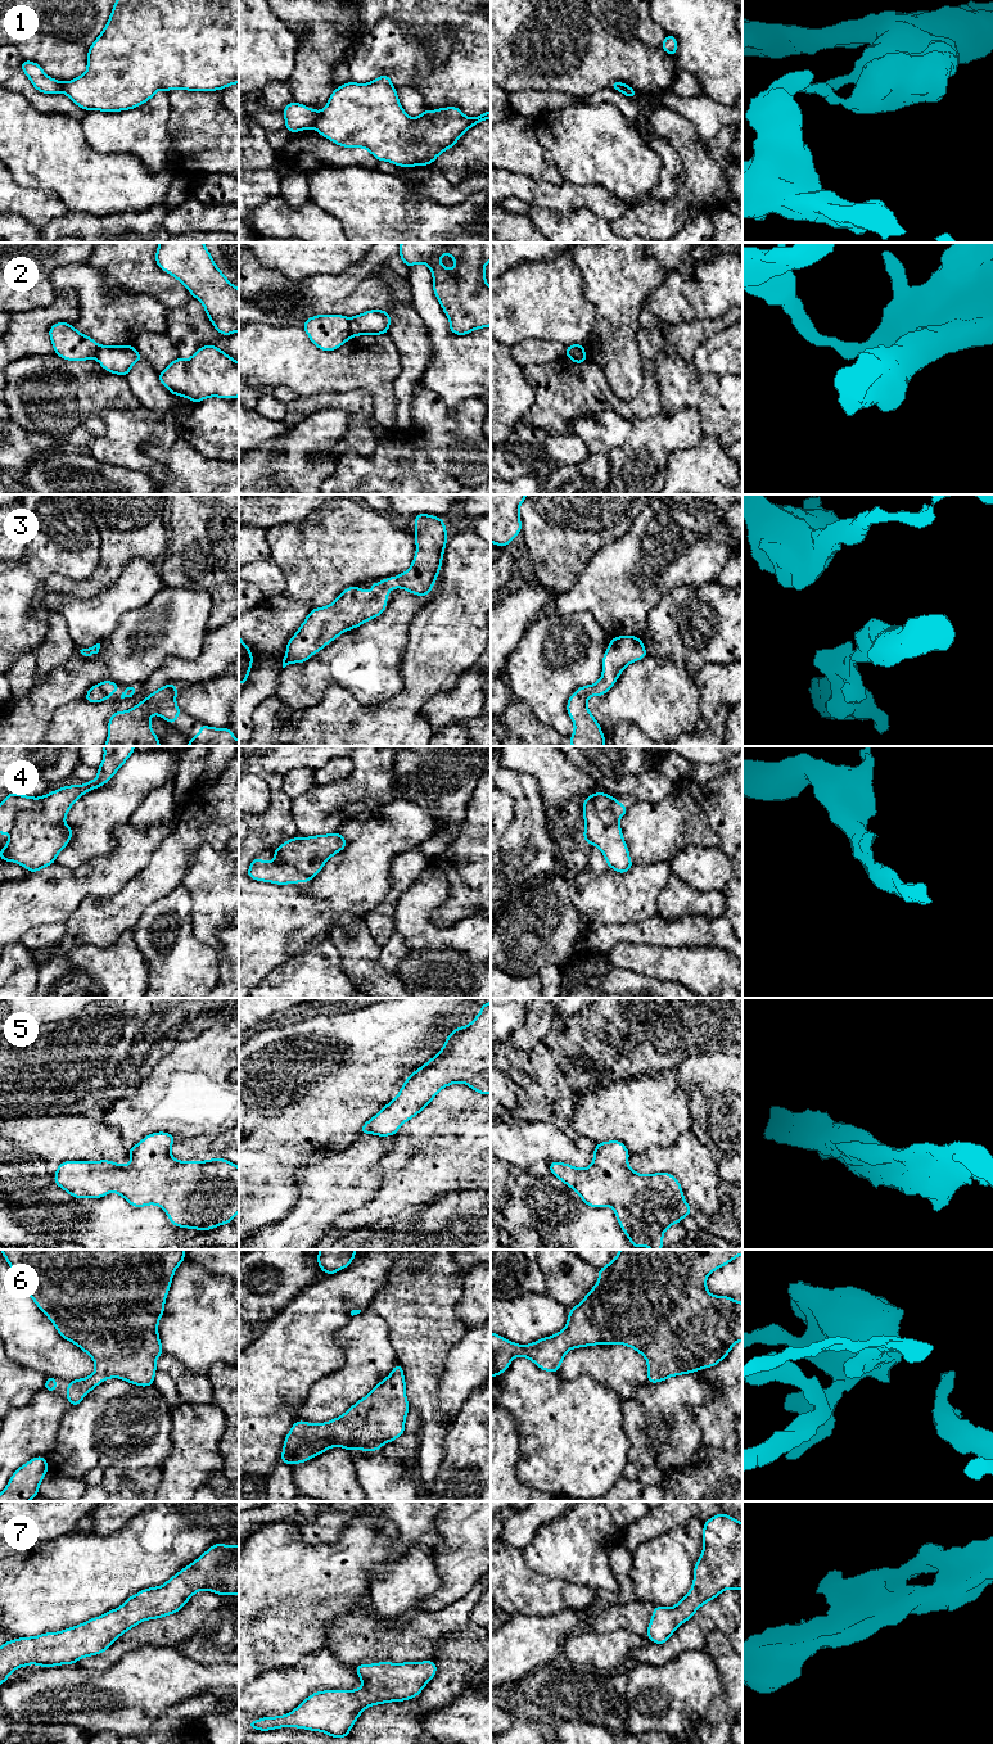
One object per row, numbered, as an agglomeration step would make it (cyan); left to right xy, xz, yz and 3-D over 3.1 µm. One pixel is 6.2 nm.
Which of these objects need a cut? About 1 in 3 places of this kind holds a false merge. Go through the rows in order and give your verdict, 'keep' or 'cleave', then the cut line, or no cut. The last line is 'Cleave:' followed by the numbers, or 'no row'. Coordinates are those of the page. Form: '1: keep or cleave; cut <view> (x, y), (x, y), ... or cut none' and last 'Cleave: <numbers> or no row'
1: cleave; cut xz (319, 112), (312, 126)
2: cleave; cut xz (348, 319), (348, 329), (352, 335)
3: keep; cut none
4: cleave; cut xy (41, 798), (41, 807), (39, 809), (22, 809), (9, 831)
5: keep; cut none
6: keep; cut none
7: keep; cut none
Cleave: 1, 2, 4

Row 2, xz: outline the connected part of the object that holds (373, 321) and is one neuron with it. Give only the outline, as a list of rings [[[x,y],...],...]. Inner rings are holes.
[[[370,310],[349,318],[349,330],[352,336],[387,334],[392,317],[385,310]]]

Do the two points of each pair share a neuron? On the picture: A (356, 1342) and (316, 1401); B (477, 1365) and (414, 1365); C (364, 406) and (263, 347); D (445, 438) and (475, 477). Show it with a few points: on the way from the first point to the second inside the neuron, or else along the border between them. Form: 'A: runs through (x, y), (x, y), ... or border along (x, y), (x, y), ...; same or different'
A: runs through (356, 1358), (356, 1364), (332, 1388); same
B: border along (461, 1340), (451, 1350), (446, 1360), (437, 1395); different
C: border along (310, 393), (371, 393); different
D: runs through (454, 447), (473, 468); same

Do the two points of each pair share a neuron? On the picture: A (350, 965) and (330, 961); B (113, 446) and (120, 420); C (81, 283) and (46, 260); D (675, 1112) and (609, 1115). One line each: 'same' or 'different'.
A: different
B: same
C: different
D: same

